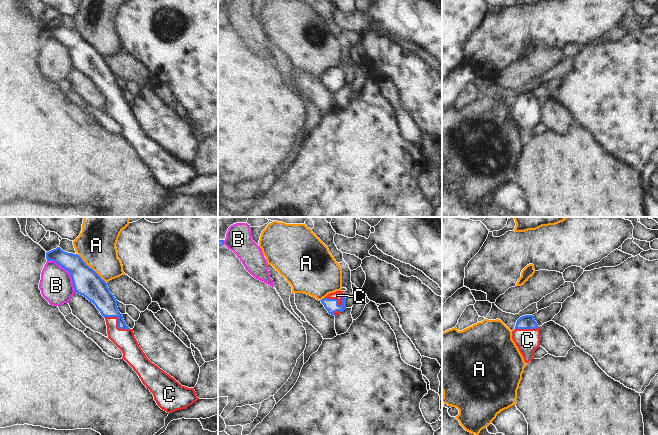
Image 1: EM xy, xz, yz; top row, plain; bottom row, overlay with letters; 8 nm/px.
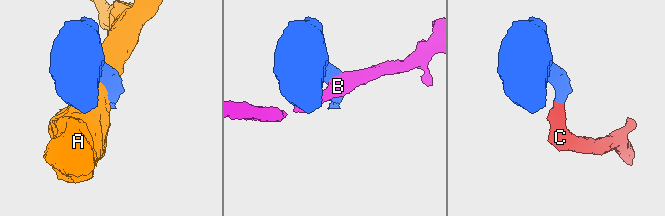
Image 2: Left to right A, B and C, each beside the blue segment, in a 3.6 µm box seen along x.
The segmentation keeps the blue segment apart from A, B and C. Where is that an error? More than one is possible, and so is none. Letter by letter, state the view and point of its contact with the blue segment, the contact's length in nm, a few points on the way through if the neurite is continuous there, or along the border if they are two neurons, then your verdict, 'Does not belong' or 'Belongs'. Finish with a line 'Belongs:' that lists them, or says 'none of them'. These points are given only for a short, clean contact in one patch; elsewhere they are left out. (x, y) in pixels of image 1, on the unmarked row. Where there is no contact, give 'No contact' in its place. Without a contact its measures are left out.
A: Touches blue at xy (91, 44). Shared border 340 nm. Does not belong
B: Touches blue at xy (68, 47). Shared border 340 nm. Does not belong
C: Touches blue at xy (118, 98). Shared border 220 nm. Path across: xy (101, 73), (118, 98), (118, 108), (124, 115). Belongs
Belongs: C

